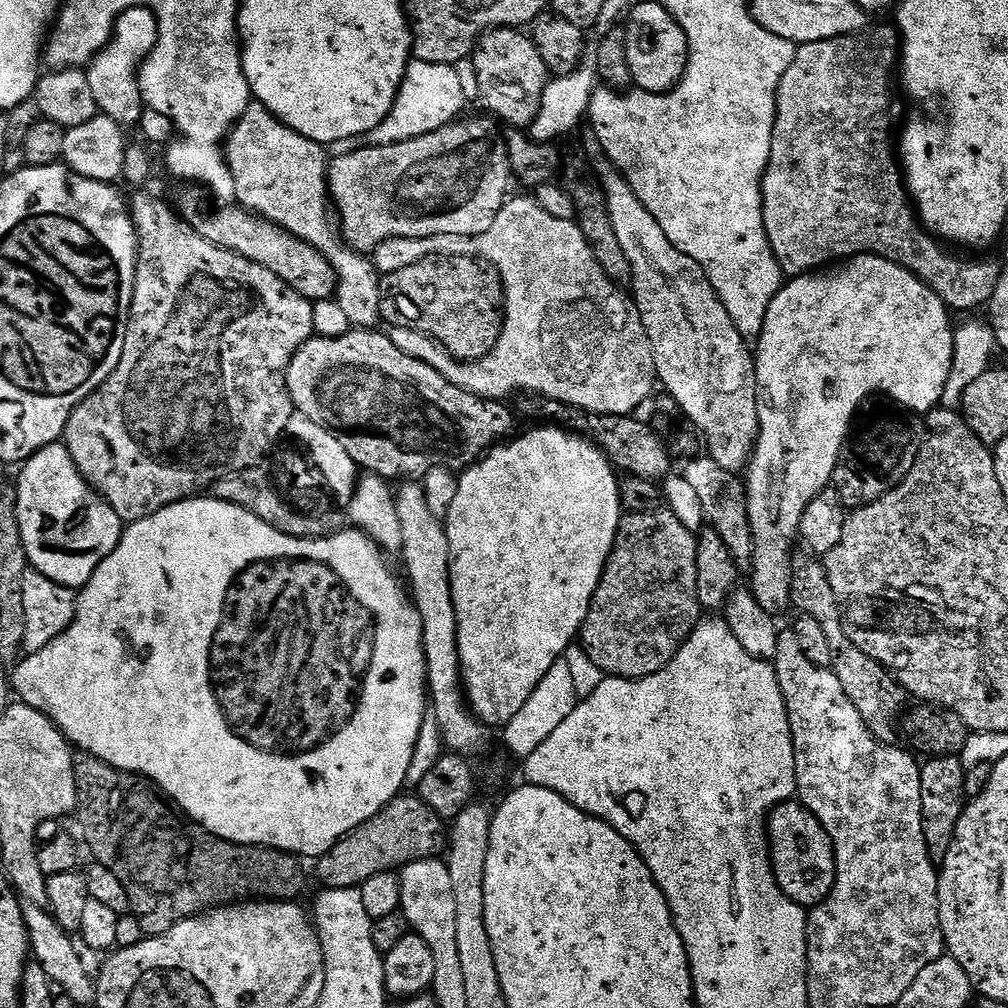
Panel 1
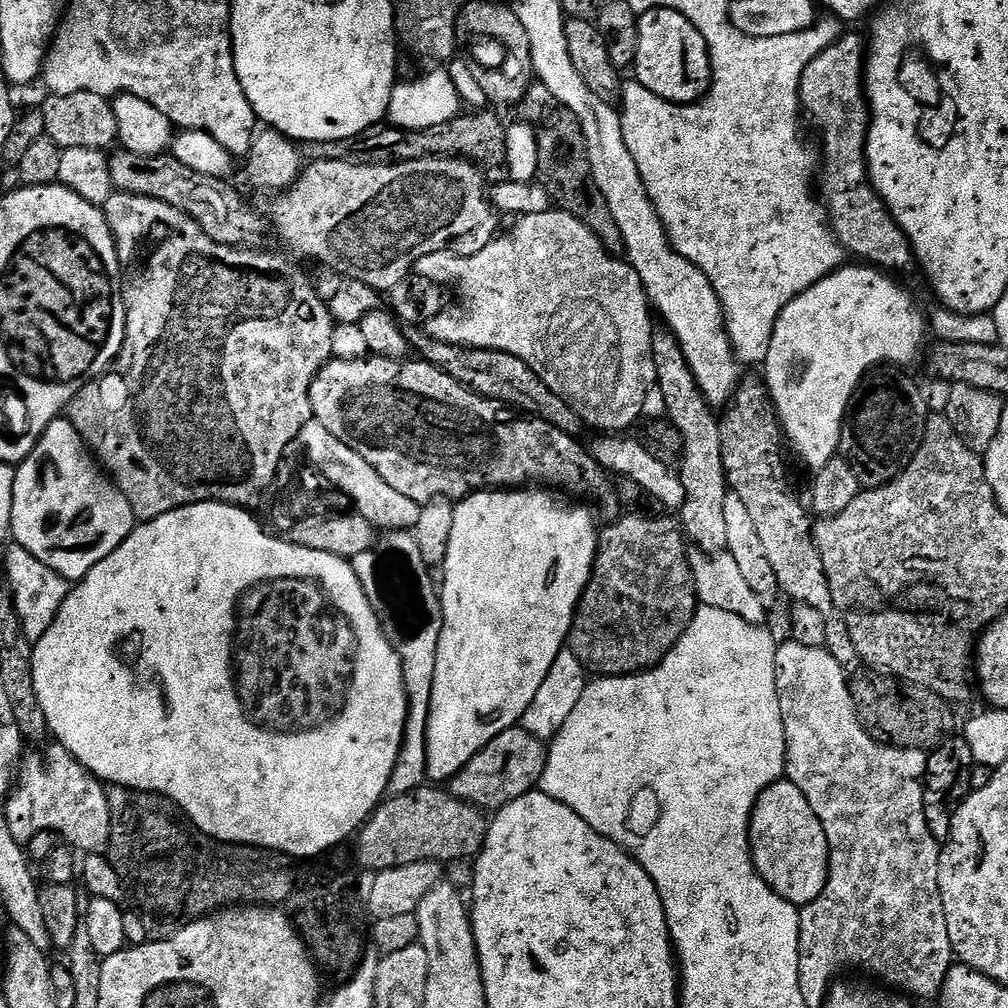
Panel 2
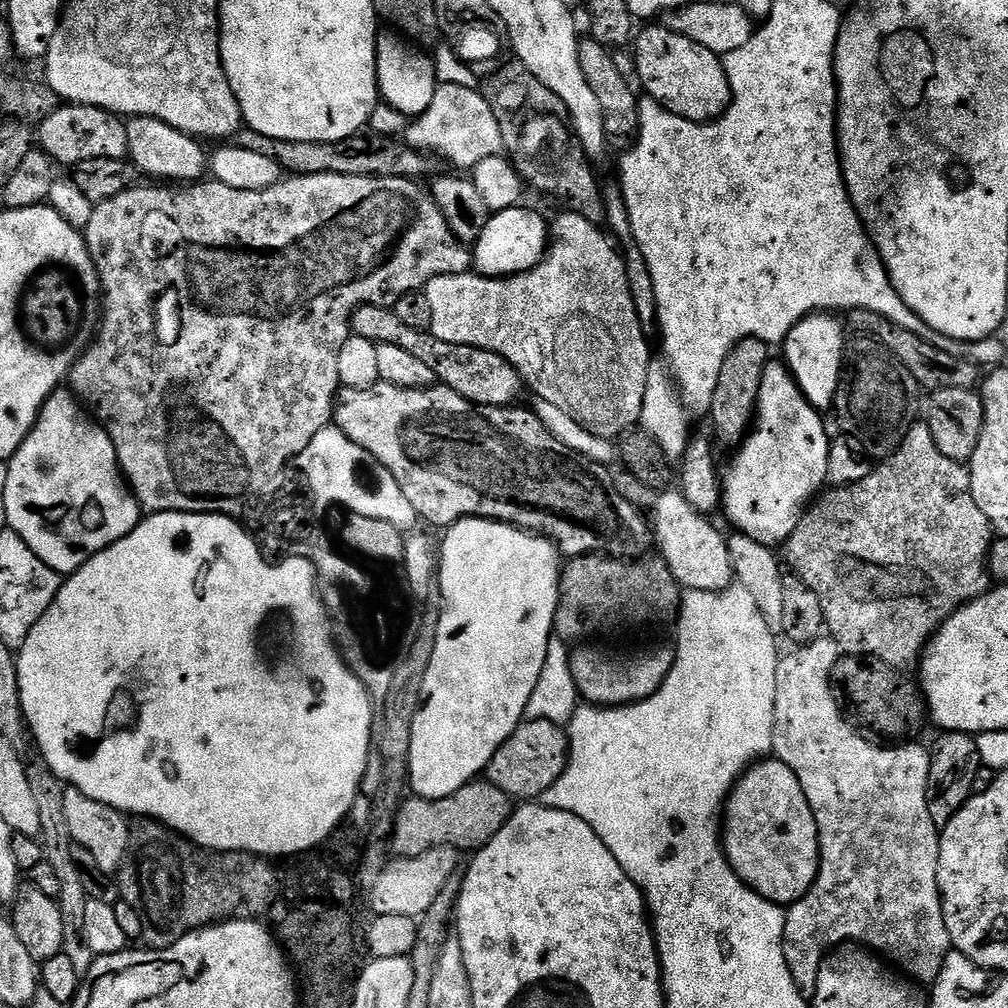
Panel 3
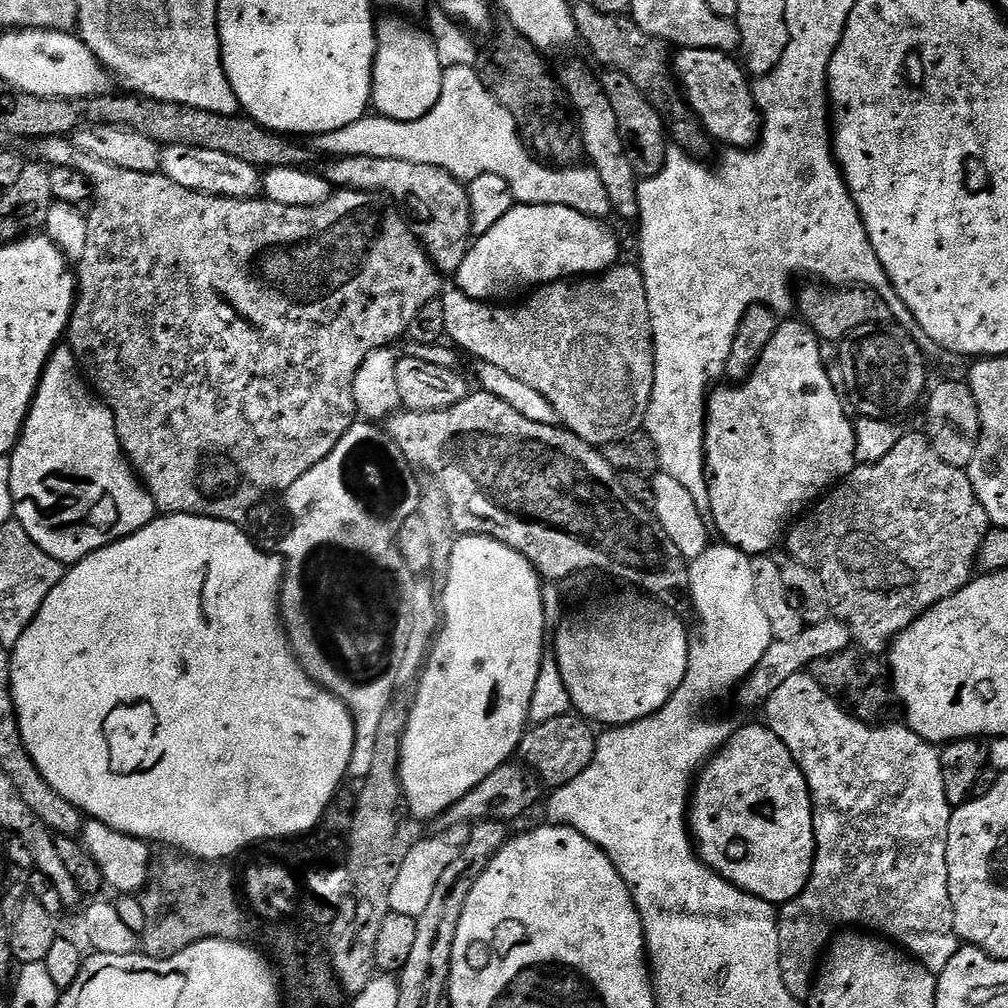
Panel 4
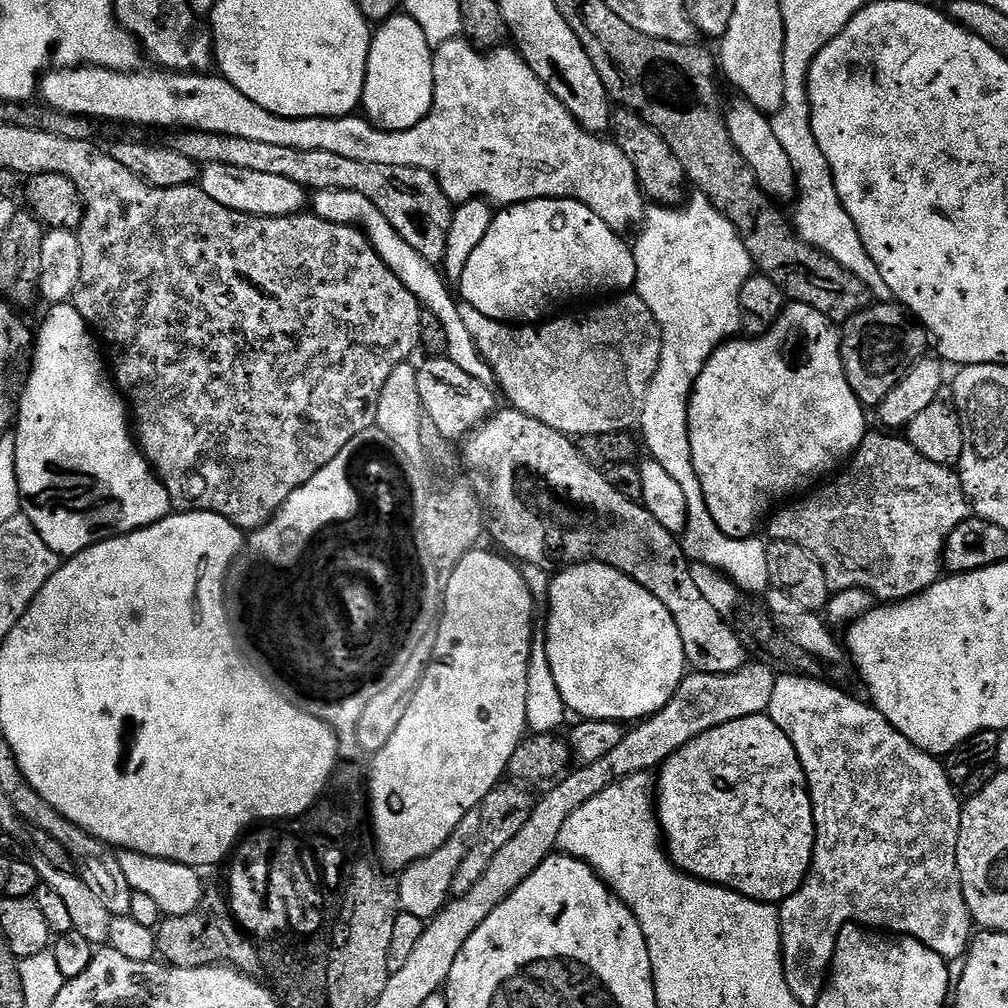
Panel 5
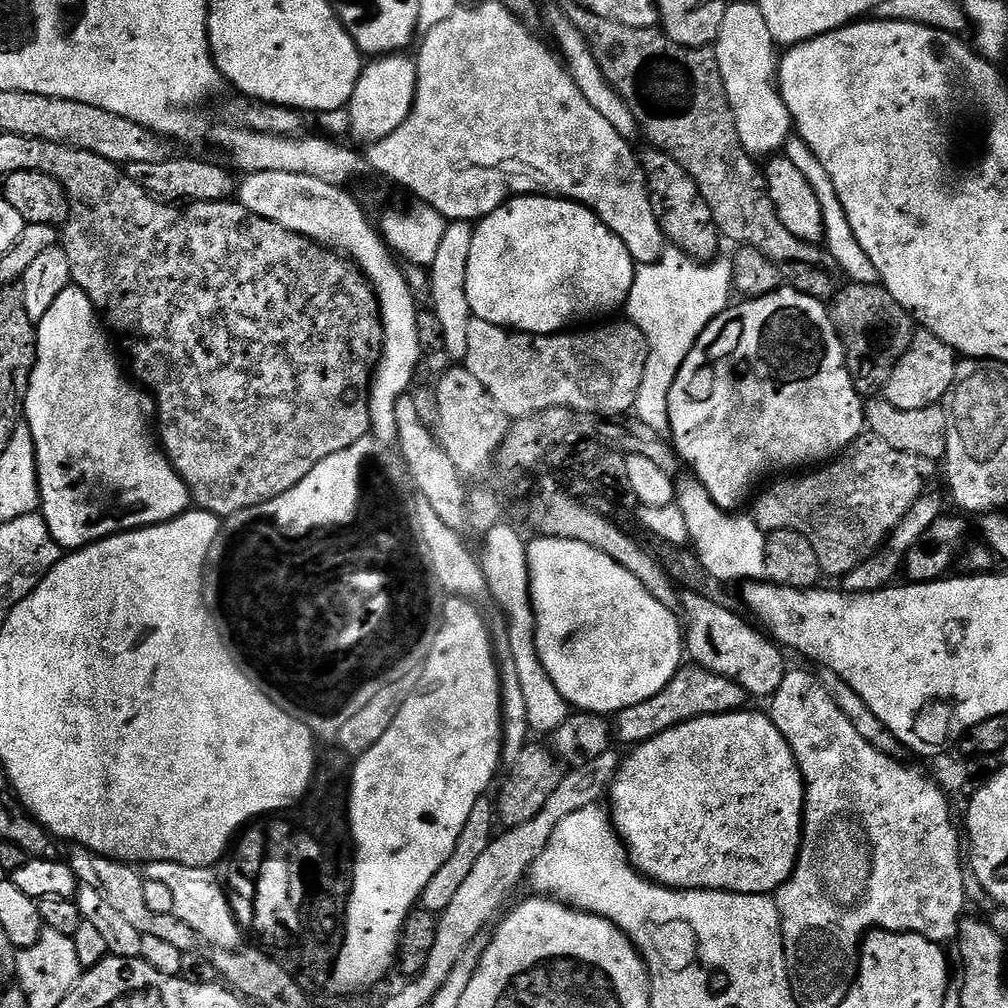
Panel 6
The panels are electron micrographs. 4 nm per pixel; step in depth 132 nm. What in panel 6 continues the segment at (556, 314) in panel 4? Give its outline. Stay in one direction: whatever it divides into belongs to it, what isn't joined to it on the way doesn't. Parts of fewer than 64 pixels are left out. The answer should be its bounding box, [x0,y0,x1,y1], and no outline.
[462,318,648,418]

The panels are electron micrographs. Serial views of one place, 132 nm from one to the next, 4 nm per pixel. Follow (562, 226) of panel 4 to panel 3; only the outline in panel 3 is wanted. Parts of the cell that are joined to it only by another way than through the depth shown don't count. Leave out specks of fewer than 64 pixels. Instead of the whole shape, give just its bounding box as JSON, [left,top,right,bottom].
[474,206,550,278]

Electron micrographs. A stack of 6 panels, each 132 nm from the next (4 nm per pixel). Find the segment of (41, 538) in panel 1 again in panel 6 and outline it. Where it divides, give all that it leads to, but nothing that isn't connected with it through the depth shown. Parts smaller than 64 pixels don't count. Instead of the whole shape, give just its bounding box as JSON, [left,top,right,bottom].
[23,286,190,550]

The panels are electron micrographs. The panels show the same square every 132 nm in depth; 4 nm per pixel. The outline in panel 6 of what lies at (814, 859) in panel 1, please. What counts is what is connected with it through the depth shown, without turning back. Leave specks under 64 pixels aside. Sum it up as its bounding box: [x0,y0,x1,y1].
[610,710,804,896]

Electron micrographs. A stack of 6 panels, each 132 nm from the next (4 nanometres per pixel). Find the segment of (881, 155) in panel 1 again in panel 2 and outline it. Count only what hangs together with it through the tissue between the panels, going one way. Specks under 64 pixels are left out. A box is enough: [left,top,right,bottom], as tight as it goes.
[800,33,914,274]

